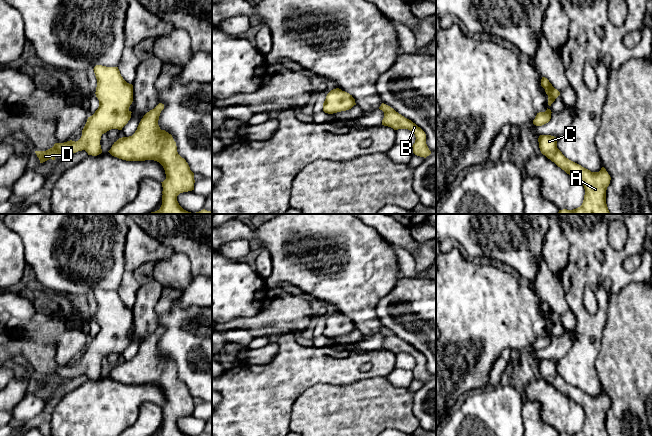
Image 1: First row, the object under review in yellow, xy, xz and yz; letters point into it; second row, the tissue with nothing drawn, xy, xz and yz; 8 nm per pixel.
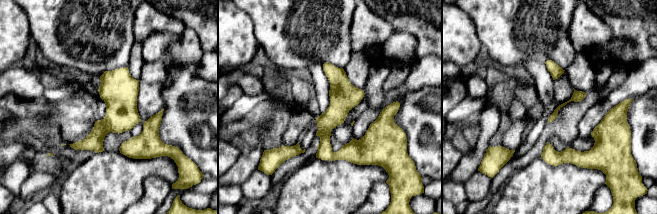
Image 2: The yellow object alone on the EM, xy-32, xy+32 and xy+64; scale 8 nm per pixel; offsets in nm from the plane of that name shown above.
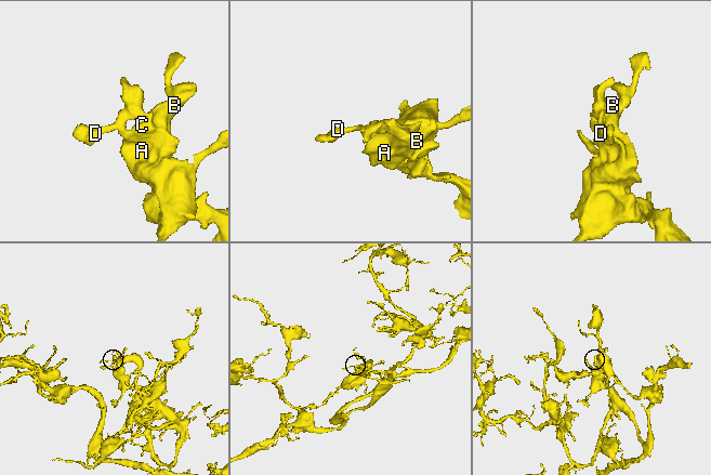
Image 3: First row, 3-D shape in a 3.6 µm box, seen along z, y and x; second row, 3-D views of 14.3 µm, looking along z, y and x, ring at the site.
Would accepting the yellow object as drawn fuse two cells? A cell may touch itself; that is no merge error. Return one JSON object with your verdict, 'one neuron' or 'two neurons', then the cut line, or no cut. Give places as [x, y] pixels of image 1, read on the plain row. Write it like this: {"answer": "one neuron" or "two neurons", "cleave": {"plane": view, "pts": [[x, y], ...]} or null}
{"answer": "one neuron", "cleave": null}

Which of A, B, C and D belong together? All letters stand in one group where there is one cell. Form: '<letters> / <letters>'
A B C D

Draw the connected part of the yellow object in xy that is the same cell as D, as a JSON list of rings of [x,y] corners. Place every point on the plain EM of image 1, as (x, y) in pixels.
[[[96,289],[93,294],[97,303],[95,318],[99,324],[98,333],[88,341],[78,365],[55,367],[46,375],[35,375],[40,387],[55,384],[56,378],[69,380],[82,374],[97,380],[102,377],[101,360],[111,353],[122,354],[130,344],[133,309],[123,303],[118,291]]]

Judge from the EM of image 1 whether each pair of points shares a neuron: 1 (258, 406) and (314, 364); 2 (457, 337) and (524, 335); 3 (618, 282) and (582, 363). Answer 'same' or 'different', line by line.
1: same
2: same
3: same

